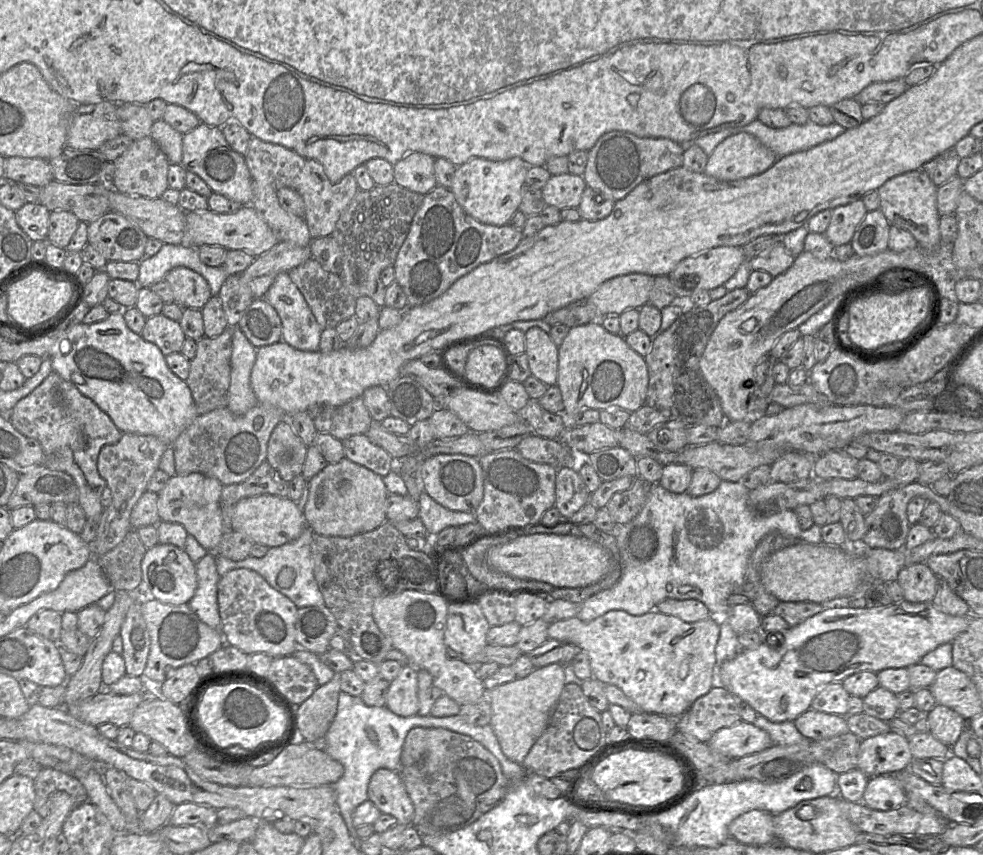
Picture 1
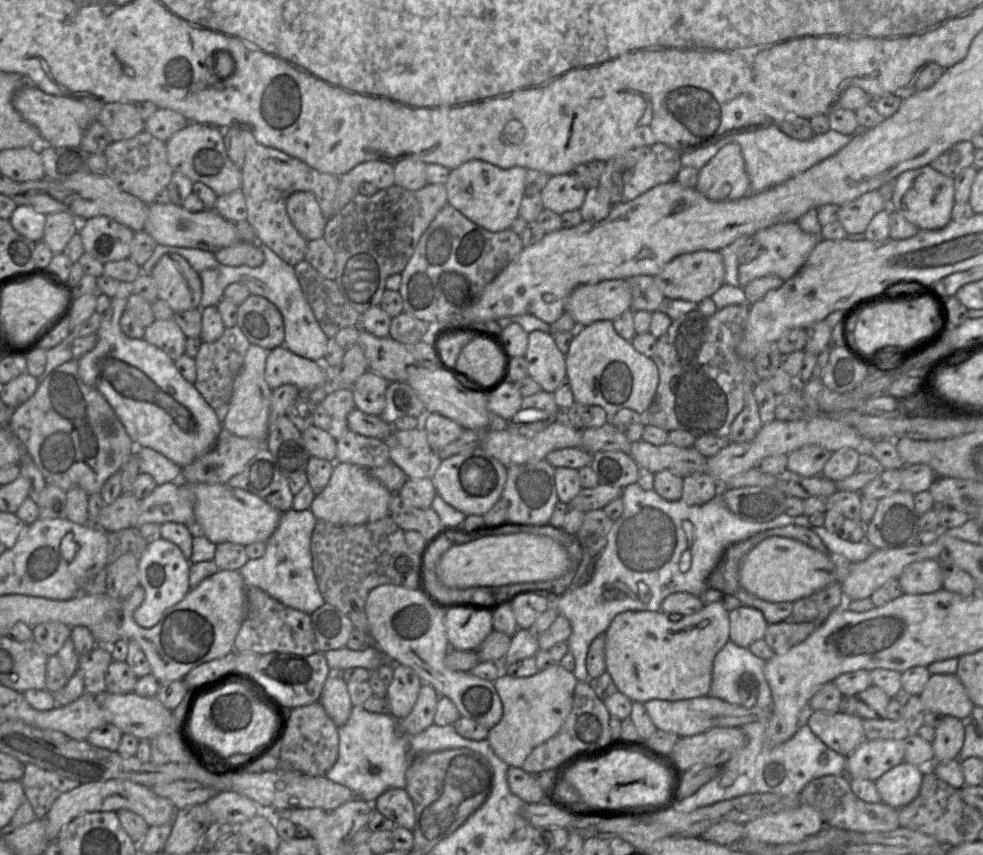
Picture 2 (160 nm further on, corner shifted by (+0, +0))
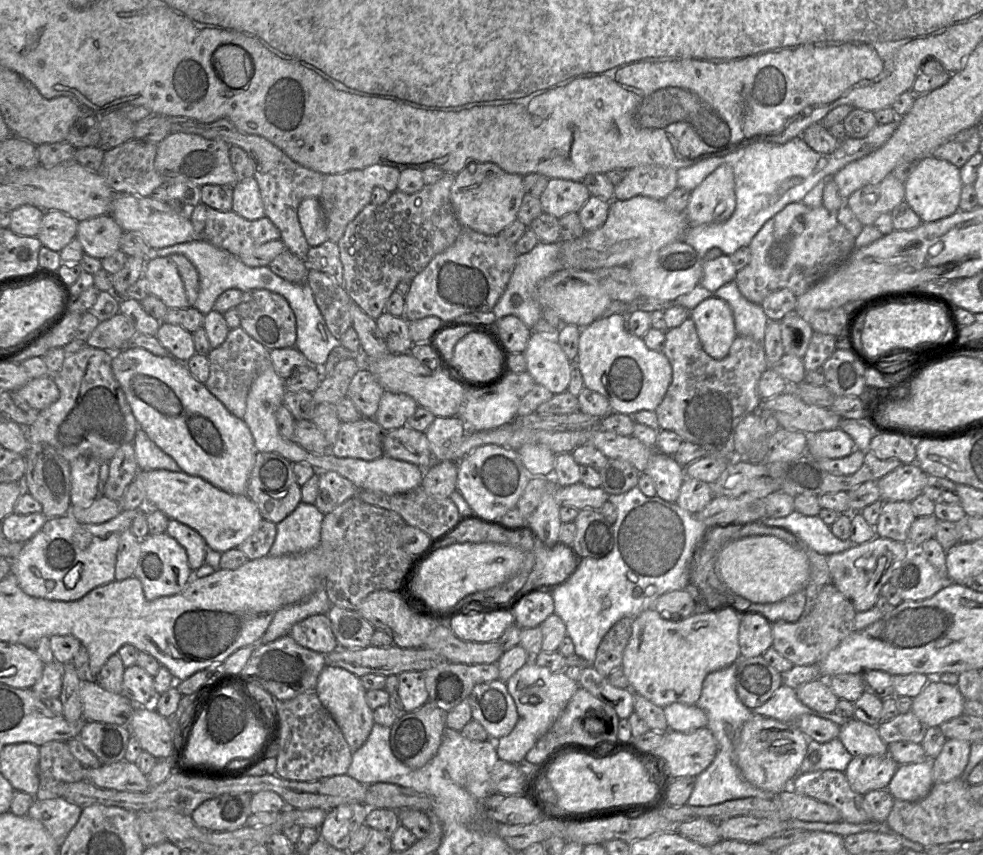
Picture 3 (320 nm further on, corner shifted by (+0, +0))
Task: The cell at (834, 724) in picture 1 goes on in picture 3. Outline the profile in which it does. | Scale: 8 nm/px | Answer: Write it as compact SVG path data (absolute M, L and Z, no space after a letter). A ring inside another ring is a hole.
M855 718L840 726L838 739L853 757L888 754L888 745L879 736L877 727Z

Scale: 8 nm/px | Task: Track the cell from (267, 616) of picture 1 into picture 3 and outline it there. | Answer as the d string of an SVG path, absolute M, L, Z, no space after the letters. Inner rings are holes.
M317 614L294 624L288 635L297 644L310 650L327 655L338 647L326 615Z

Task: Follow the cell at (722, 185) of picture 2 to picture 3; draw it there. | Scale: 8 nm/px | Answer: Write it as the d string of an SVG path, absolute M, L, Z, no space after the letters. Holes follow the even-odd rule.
M721 165L690 192L684 215L689 225L728 220L736 206L733 169Z

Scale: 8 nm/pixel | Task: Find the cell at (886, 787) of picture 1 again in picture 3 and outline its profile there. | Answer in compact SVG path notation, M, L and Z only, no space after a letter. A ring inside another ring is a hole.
M923 759L898 765L887 791L894 799L916 802L925 798L933 785L931 760Z

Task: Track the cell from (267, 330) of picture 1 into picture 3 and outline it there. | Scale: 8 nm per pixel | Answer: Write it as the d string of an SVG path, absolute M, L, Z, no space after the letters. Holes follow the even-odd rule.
M266 289L243 292L236 309L240 317L240 327L268 350L295 346L296 317L288 301L280 294Z

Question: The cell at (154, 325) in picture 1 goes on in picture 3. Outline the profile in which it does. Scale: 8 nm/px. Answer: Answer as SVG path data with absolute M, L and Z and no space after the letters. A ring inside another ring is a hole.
M161 322L156 338L175 359L185 364L196 354L193 334L179 325Z

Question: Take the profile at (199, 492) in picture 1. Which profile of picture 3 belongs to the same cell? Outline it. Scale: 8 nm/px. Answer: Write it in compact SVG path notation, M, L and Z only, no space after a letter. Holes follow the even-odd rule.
M143 503L134 510L122 511L115 518L102 524L85 524L71 515L48 518L43 527L27 542L20 553L11 561L13 574L19 587L29 596L57 601L76 601L98 586L115 580L116 558L122 533L129 529L139 514L147 514L154 509ZM82 564L82 570L76 585L69 589L64 579L76 565Z

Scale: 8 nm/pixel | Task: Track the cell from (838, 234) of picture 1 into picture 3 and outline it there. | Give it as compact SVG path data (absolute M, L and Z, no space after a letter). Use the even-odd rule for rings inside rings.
M892 173L881 182L854 191L845 204L863 225L872 225L883 213L890 213L905 201L905 186Z

